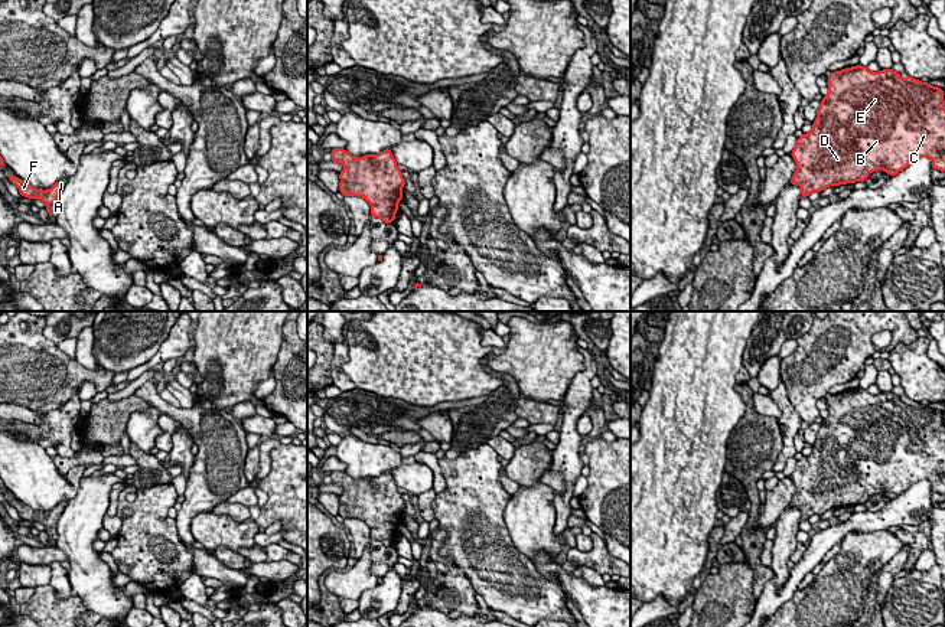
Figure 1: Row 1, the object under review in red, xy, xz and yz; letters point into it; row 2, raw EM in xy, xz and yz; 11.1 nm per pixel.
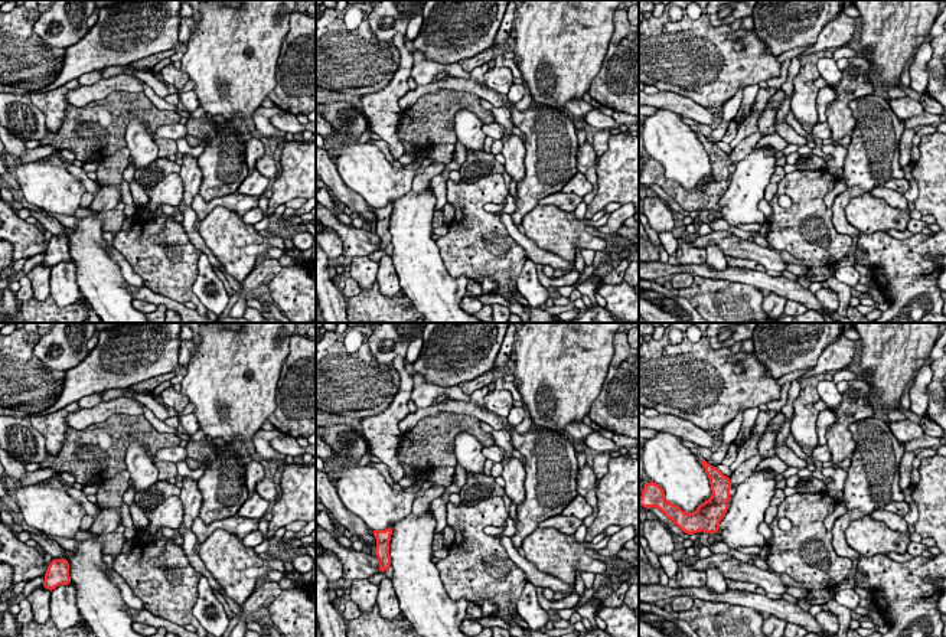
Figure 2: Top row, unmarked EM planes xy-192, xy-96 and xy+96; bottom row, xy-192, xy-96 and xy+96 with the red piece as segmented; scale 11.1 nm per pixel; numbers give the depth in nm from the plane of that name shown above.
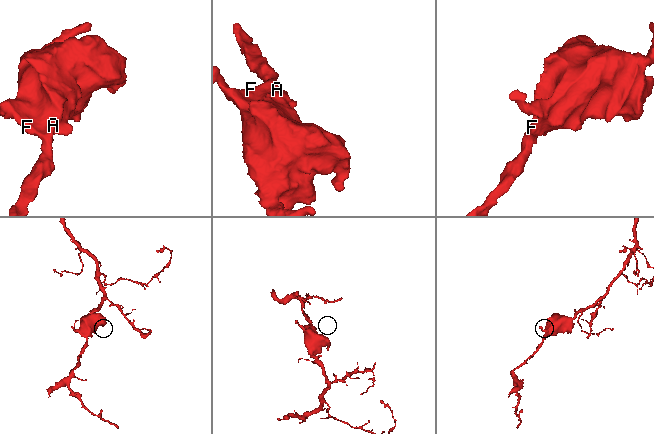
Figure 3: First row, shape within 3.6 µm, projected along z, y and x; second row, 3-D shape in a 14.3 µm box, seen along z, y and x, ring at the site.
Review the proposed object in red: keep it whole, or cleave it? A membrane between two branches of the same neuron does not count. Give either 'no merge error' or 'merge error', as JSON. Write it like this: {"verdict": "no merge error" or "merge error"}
{"verdict": "no merge error"}

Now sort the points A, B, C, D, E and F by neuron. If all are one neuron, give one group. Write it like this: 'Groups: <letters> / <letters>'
Groups: A B C D E F

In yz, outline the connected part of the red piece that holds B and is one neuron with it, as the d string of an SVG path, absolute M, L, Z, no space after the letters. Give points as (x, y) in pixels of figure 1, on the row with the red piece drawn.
M863 65L830 72L827 88L812 130L796 138L792 150L796 170L789 183L801 187L801 197L830 186L866 182L879 170L896 176L920 157L929 157L932 169L945 172L944 89L910 75L903 79L893 69L871 72Z

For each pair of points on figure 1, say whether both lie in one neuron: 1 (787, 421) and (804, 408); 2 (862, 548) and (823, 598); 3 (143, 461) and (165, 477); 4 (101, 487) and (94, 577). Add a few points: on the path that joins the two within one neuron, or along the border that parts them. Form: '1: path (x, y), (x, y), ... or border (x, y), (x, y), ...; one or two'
1: border (782, 382), (787, 397), (801, 421); two
2: path (857, 561), (836, 585); one
3: path (149, 467), (159, 474); one
4: path (87, 509), (84, 513), (84, 555); one

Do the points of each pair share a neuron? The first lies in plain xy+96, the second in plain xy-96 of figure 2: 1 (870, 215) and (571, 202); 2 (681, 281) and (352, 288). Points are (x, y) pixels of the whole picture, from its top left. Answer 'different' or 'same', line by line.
1: different
2: same

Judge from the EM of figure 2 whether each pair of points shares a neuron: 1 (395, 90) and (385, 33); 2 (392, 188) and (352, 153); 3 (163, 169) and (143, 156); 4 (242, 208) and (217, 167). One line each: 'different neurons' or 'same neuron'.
1: different neurons
2: same neuron
3: different neurons
4: different neurons

